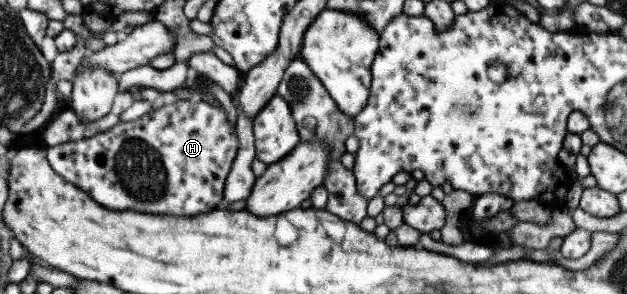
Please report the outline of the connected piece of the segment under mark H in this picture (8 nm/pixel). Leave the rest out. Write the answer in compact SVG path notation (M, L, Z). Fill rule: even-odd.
M190 98L149 110L137 120L119 121L109 130L89 138L63 142L44 151L47 163L55 173L85 191L102 207L193 217L223 205L223 185L235 159L238 144L235 130L227 122L227 112L220 103L212 105L201 99Z

